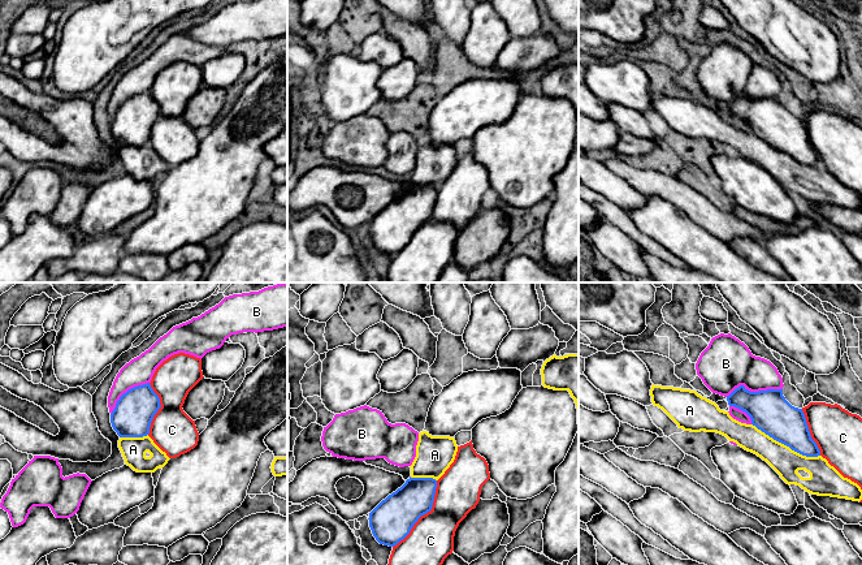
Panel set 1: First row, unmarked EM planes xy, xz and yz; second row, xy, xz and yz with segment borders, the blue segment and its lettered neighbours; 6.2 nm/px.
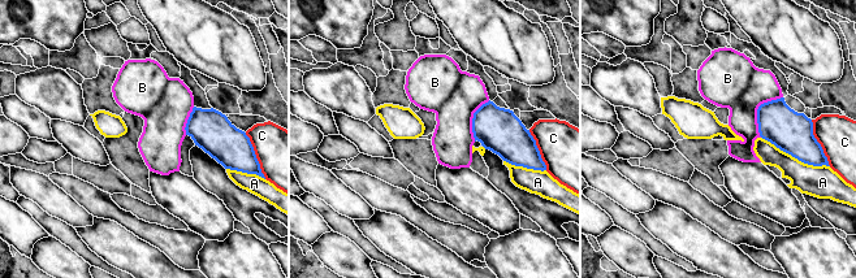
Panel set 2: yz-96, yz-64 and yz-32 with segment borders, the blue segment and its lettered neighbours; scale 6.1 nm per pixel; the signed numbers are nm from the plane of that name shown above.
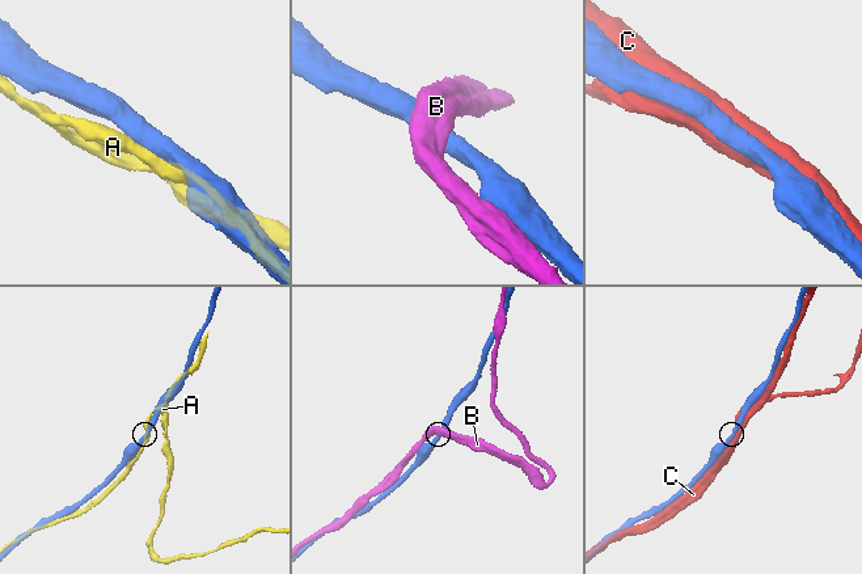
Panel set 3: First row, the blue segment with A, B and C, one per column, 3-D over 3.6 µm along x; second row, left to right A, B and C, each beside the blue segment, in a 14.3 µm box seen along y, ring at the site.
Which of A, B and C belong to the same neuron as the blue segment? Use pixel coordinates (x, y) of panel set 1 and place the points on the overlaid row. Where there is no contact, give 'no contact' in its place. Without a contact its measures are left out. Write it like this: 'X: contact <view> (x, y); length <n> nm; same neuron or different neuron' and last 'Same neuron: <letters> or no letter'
A: contact yz (785, 444); length 460 nm; same neuron
B: contact yz (753, 392); length 360 nm; different neuron
C: contact xz (424, 513); length 500 nm; different neuron
Same neuron: A

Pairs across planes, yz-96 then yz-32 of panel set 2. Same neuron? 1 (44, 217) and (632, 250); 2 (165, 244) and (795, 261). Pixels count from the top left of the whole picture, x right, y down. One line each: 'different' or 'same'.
1: different
2: different

